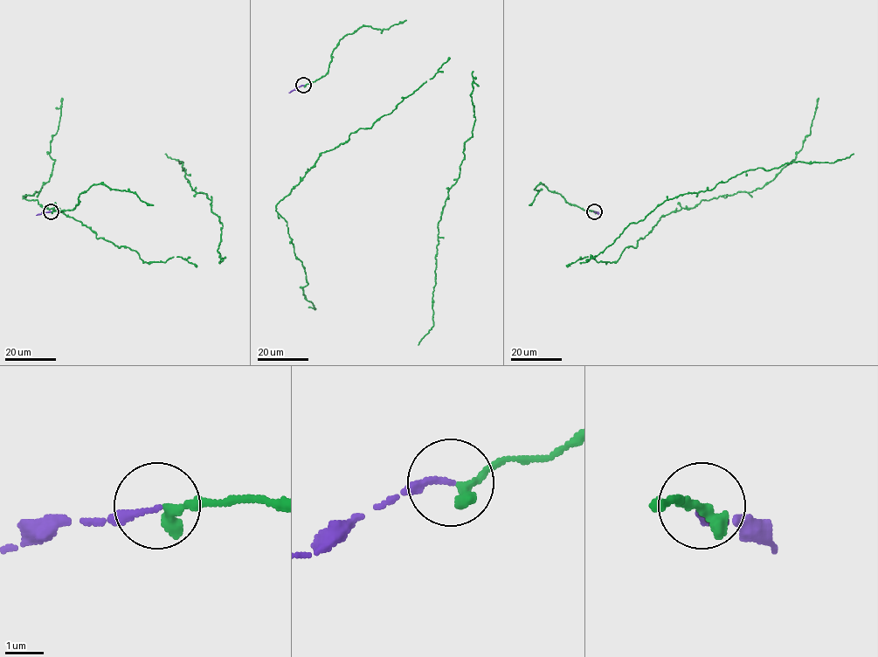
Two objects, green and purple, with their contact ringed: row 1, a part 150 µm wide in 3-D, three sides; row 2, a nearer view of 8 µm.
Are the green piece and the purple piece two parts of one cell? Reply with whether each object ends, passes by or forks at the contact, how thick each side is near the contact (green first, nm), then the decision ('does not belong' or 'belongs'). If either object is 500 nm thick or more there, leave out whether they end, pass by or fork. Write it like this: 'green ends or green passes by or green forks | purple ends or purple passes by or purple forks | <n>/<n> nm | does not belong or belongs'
green ends | purple ends | 360/160 nm | belongs

